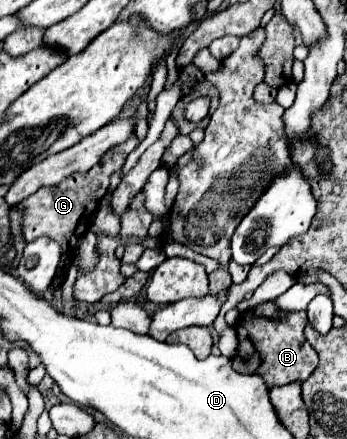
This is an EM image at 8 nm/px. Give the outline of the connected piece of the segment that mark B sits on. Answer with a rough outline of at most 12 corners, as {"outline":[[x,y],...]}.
{"outline":[[274,301],[234,323],[238,373],[268,389],[304,383],[318,353],[304,337],[306,311]]}

